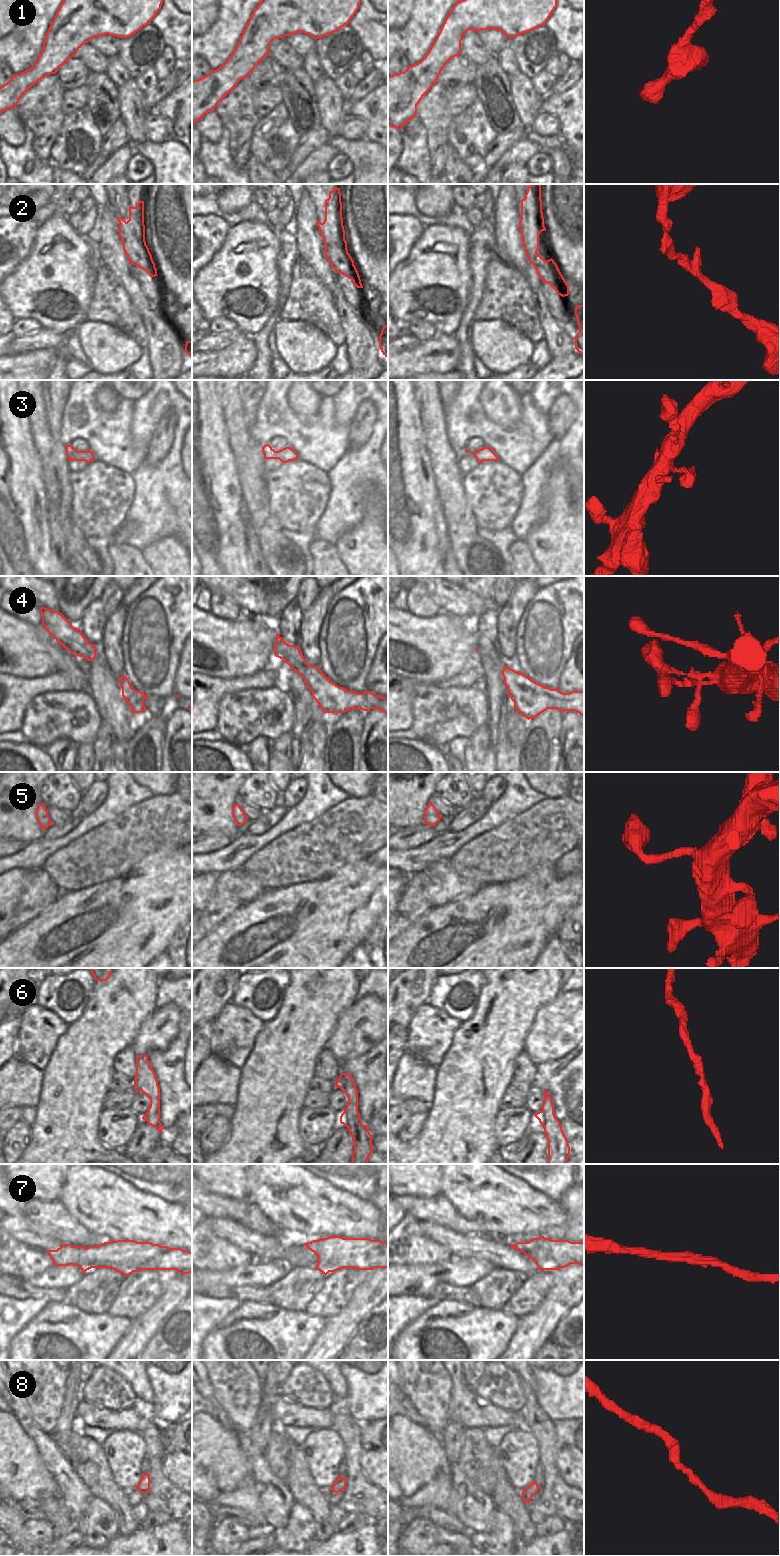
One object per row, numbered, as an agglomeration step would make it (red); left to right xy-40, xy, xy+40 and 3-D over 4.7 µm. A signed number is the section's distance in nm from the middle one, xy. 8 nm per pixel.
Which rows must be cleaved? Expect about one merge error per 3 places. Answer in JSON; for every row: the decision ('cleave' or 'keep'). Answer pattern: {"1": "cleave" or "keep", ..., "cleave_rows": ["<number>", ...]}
{"1": "keep", "2": "keep", "3": "keep", "4": "keep", "5": "keep", "6": "keep", "7": "keep", "8": "keep", "cleave_rows": []}

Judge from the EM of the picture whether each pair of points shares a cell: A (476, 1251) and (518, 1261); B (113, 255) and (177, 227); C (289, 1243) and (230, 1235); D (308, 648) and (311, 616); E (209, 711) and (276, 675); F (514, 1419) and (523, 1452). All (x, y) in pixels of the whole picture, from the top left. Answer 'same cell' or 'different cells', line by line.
A: same cell
B: different cells
C: same cell
D: same cell
E: same cell
F: different cells

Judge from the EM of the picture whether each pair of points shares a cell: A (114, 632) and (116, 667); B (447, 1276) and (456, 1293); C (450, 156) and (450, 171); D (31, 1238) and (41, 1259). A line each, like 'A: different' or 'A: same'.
A: same
B: different
C: same
D: different

